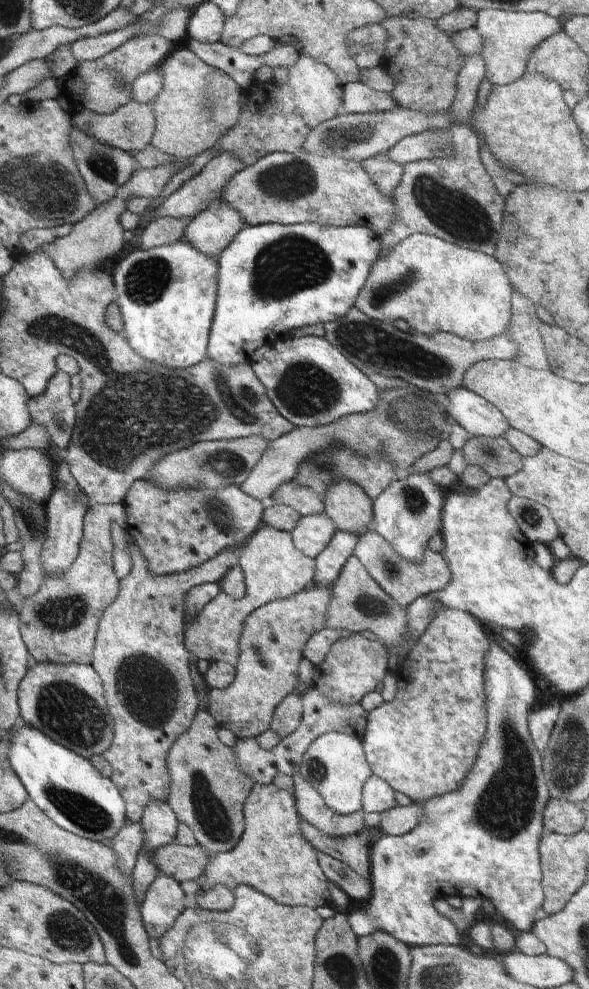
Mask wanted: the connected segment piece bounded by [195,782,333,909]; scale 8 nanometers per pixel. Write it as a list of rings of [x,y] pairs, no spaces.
[[[273,782],[267,785],[253,783],[243,804],[243,815],[245,831],[238,844],[231,851],[209,854],[204,874],[195,880],[200,890],[207,891],[209,888],[222,885],[233,892],[238,885],[248,885],[271,896],[277,903],[291,907],[300,905],[316,909],[318,906],[333,906],[328,888],[329,880],[318,864],[313,846],[301,833],[295,796],[287,790],[278,788]]]

